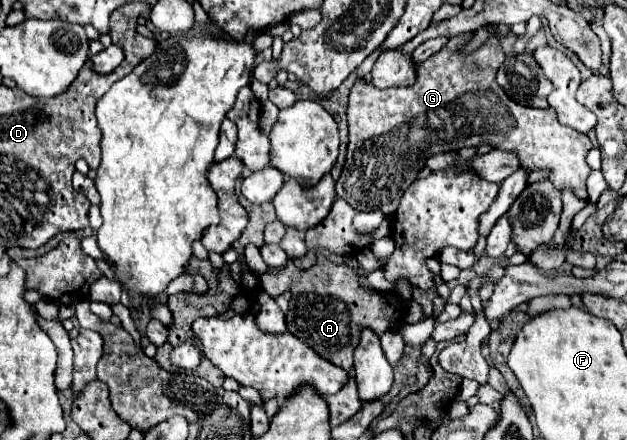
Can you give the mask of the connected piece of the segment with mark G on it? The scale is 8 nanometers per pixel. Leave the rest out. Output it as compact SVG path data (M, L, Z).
M473 33L457 35L441 51L423 61L417 67L417 81L411 87L377 89L371 81L365 81L365 77L359 77L355 81L347 105L347 121L351 129L349 149L343 173L337 181L337 197L345 199L355 211L383 211L385 215L393 215L399 205L399 199L403 197L407 187L417 179L417 173L425 167L427 157L437 153L459 151L463 147L479 147L485 143L495 143L503 151L517 153L521 165L527 171L549 167L549 179L557 189L571 187L577 197L587 197L585 179L591 173L591 167L585 161L585 155L591 149L589 137L585 133L577 133L561 125L551 107L533 109L511 101L495 81L497 69L505 61L505 53L499 45L499 39L489 37L477 51L465 53L465 45L471 37Z

